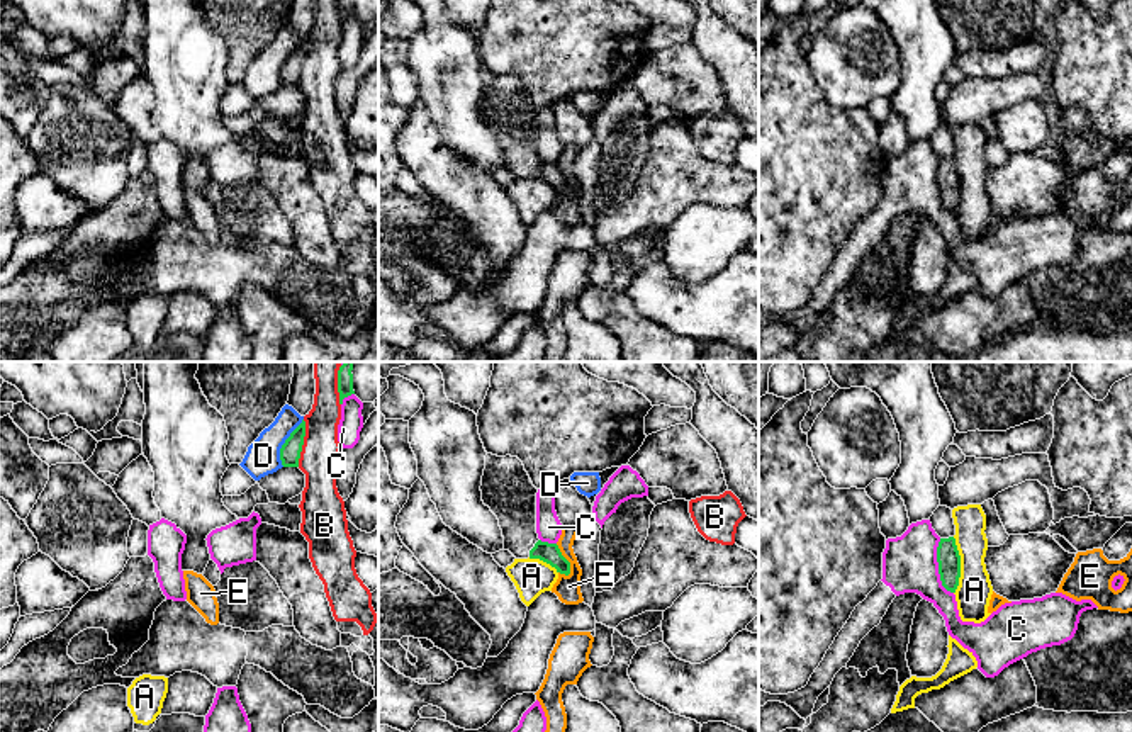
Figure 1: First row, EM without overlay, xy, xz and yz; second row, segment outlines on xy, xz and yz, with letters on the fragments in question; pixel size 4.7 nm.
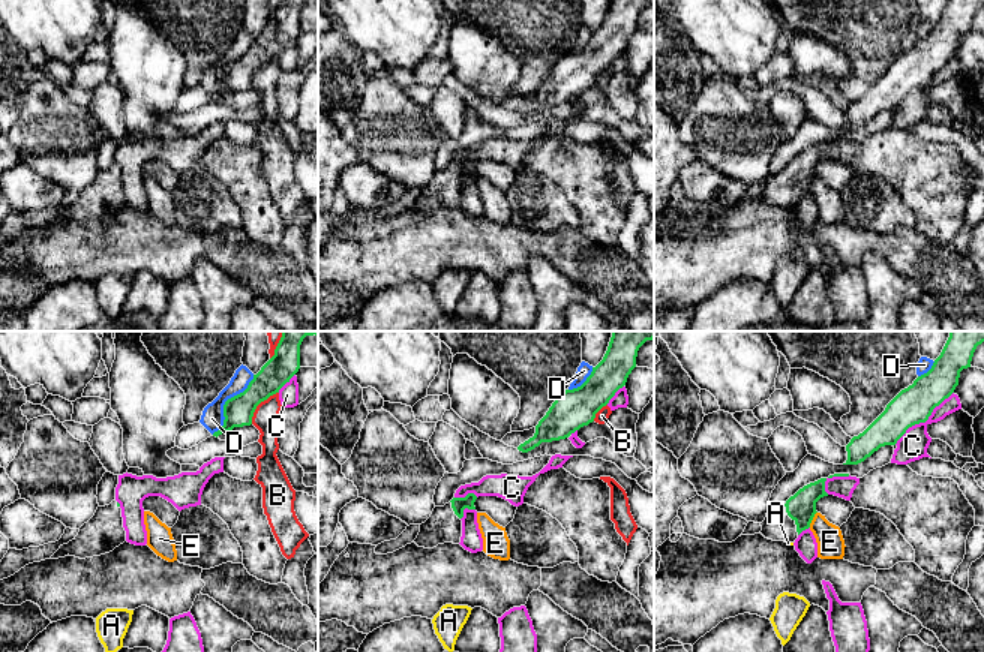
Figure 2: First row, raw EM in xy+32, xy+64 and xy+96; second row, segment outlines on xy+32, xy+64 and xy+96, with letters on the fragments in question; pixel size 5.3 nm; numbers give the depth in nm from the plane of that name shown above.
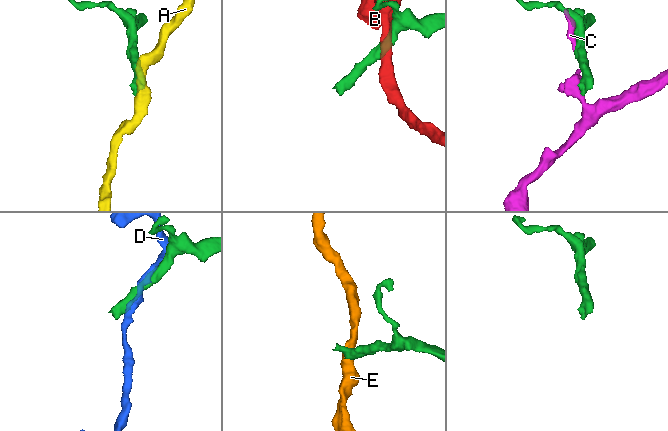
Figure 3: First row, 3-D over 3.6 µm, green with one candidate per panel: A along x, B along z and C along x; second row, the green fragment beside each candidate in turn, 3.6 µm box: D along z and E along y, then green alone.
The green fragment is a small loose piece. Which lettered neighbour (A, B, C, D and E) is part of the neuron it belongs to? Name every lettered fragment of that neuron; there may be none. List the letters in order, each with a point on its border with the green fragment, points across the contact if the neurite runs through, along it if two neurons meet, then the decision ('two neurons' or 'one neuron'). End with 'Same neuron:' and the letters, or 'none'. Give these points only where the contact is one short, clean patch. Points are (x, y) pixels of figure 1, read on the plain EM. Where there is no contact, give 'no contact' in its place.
A: yz (959, 185) | two neurons
B: xy (302, 63) | two neurons
C: yz (939, 187) | two neurons
D: xy (285, 61) | along xy (302, 38), (280, 68), (282, 85) | two neurons
E: xz (567, 180) | along xz (555, 163), (569, 182), (567, 196) | two neurons
Same neuron: none

